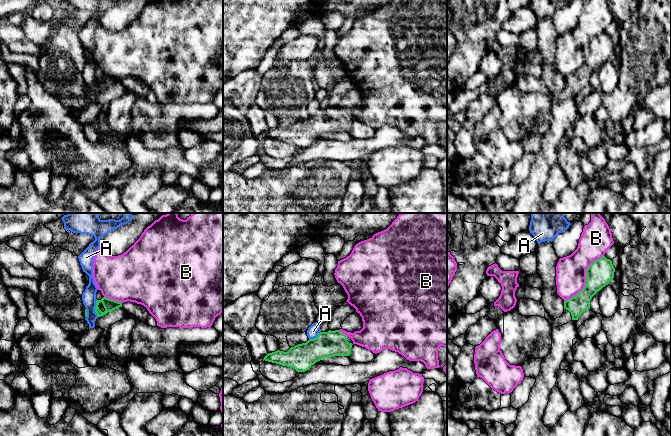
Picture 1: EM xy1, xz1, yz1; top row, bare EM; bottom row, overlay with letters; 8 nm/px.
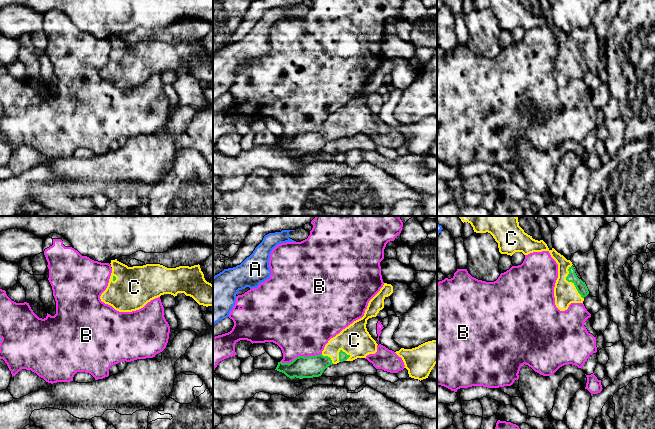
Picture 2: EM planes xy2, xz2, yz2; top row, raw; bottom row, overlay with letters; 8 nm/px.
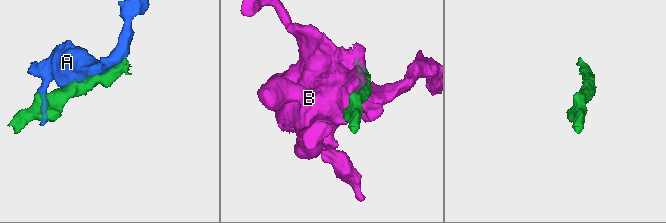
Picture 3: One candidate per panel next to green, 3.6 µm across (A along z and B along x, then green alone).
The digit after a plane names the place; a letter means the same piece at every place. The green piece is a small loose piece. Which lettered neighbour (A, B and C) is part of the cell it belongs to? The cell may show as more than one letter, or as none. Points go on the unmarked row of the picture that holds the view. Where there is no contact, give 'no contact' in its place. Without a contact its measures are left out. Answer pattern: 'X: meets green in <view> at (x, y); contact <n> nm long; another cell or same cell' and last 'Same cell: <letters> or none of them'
A: meets green in xy1 at (95, 84); contact 140 nm long; another cell
B: meets green in yz1 at (586, 55); contact 500 nm long; another cell
C: meets green in yz2 at (570, 57); contact 280 nm long; same cell
Same cell: C

